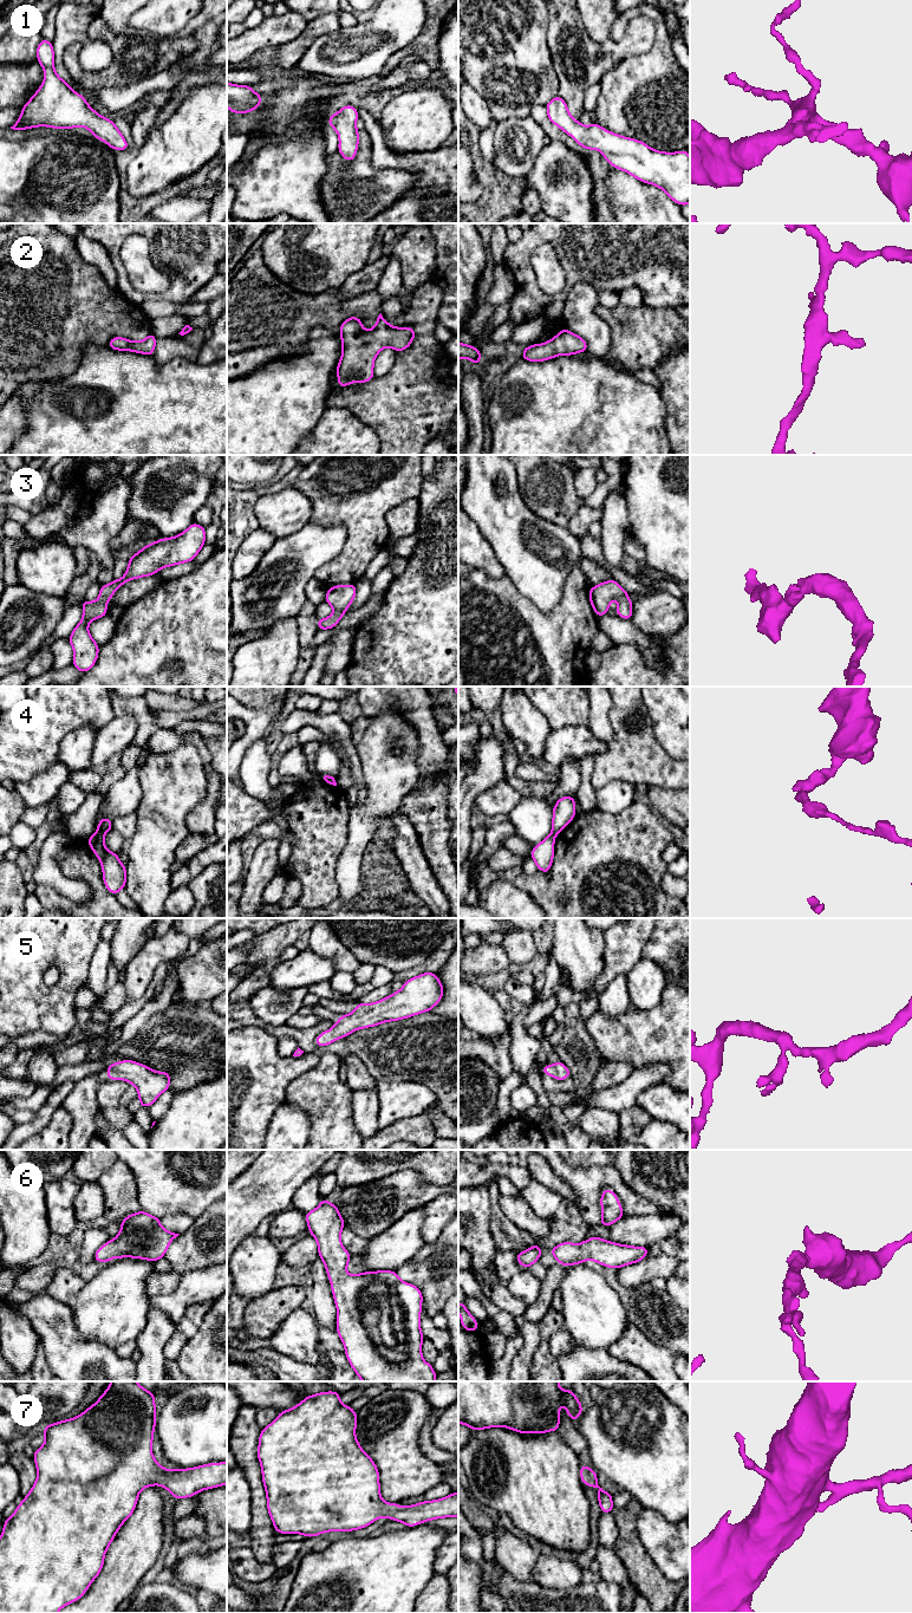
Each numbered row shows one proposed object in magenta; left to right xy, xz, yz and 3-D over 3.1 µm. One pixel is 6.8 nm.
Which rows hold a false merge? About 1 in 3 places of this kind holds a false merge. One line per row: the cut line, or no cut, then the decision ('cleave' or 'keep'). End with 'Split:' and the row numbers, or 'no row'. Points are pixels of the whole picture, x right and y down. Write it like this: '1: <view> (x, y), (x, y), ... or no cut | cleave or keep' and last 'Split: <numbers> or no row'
1: no cut | keep
2: no cut | keep
3: no cut | keep
4: xy (96, 832), (102, 837) | cleave
5: no cut | keep
6: no cut | keep
7: no cut | keep
Split: 4

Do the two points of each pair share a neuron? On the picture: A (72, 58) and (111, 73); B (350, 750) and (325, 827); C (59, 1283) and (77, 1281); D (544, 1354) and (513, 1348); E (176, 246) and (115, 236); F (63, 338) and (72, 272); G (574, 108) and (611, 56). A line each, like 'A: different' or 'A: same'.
A: same
B: different
C: same
D: different
E: same
F: same
G: same

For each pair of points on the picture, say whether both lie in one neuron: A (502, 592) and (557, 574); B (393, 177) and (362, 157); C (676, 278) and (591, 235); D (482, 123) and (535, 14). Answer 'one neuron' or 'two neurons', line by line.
A: two neurons
B: one neuron
C: one neuron
D: two neurons

